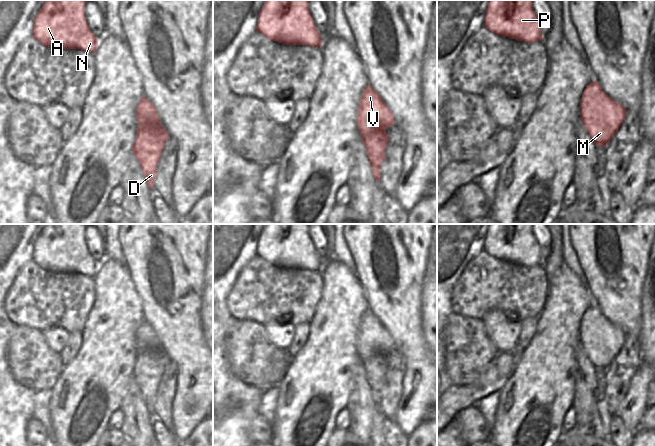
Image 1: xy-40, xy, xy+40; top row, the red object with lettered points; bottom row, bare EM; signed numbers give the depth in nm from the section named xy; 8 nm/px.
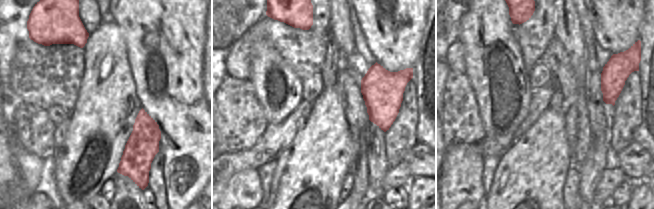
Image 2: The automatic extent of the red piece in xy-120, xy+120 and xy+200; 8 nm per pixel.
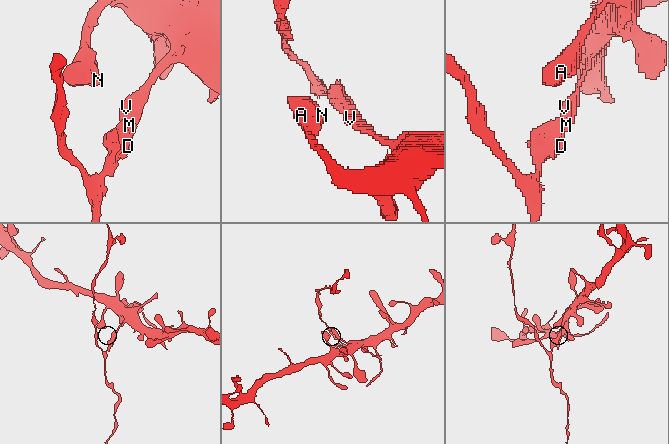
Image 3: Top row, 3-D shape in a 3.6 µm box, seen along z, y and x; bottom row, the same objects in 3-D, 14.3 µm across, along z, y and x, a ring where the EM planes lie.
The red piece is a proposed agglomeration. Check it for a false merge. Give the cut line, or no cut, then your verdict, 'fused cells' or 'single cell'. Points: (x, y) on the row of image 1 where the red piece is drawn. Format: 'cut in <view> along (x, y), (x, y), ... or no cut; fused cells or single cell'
cut in xy along (385, 128), (377, 128), (362, 137); fused cells

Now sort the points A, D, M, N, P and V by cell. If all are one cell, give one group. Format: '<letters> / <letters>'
A M N P V / D

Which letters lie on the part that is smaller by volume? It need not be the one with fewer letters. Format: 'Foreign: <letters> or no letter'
Foreign: D

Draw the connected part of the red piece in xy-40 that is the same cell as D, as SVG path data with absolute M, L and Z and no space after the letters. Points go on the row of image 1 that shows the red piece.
M160 123L141 125L136 130L132 153L142 168L150 190L156 178L158 160L169 137L168 132Z

